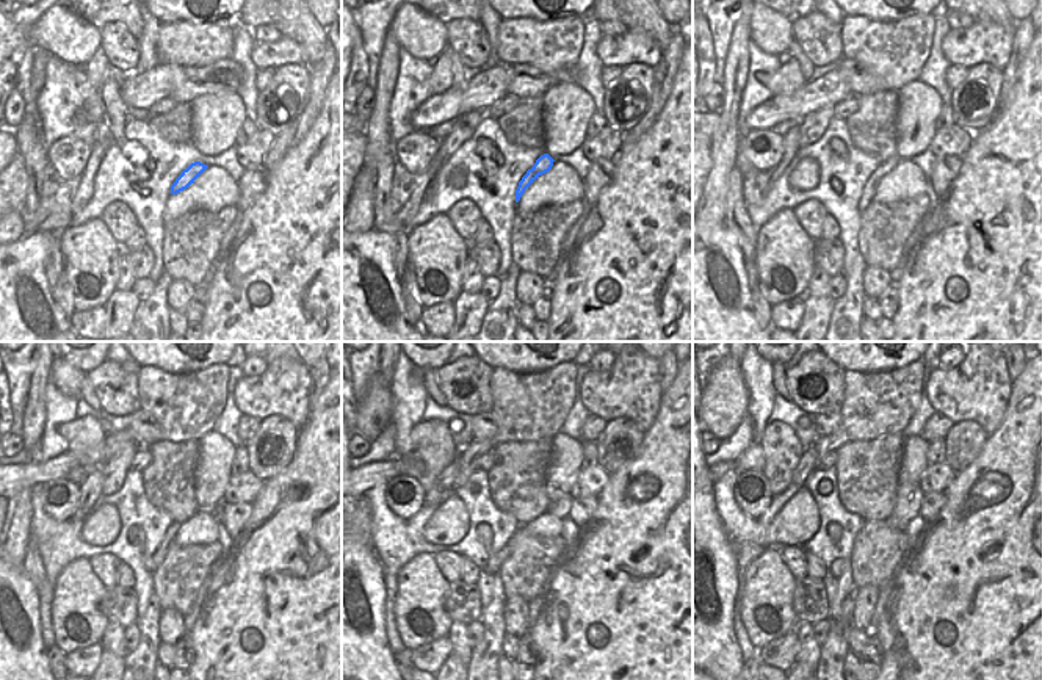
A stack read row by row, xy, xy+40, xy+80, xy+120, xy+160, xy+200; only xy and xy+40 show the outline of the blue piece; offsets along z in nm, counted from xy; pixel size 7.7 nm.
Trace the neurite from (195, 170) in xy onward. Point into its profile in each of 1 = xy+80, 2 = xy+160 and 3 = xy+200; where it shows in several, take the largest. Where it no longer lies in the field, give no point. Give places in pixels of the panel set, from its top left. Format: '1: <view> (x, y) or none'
1: xy+80 (875, 179)
2: xy+160 (495, 561)
3: xy+200 (839, 566)

